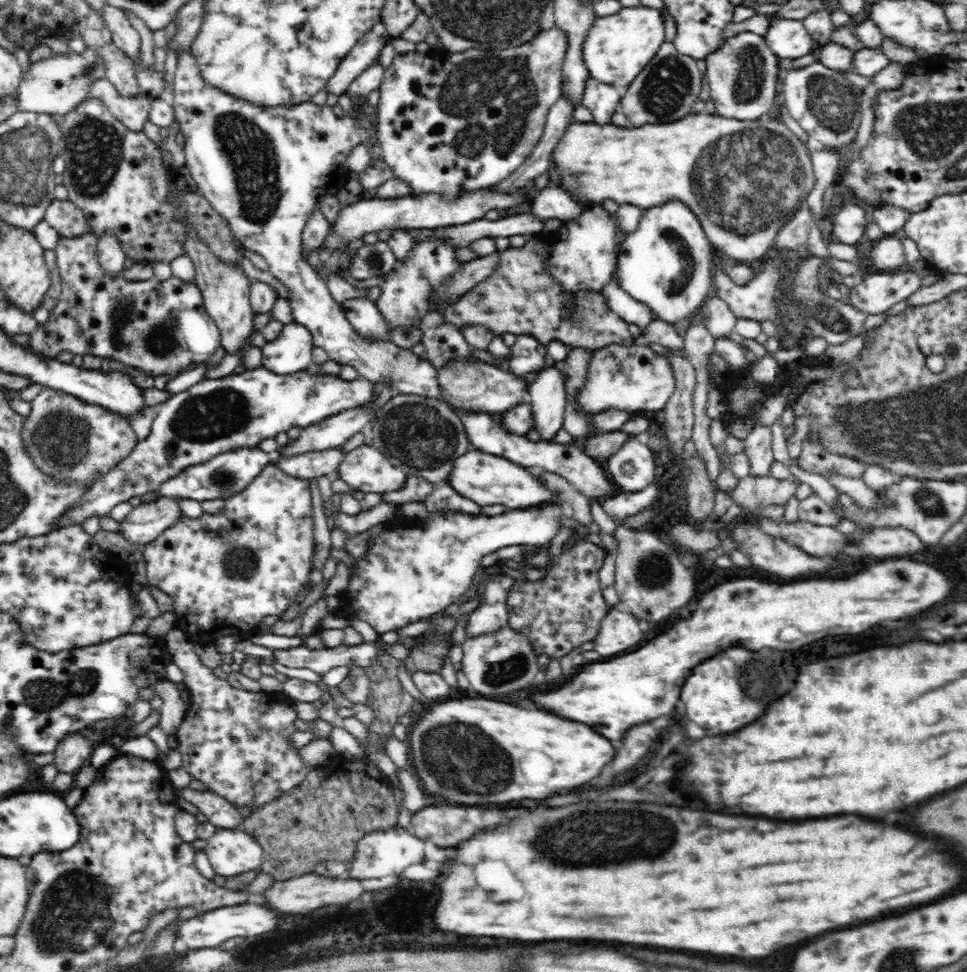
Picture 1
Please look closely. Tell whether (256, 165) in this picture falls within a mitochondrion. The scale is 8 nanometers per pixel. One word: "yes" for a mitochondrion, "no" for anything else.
yes

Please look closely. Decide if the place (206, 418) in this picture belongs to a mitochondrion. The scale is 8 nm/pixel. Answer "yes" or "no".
yes

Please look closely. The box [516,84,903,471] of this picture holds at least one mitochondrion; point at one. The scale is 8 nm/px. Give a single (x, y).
(748, 180)

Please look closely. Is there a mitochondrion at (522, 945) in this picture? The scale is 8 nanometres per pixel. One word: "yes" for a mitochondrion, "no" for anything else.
no

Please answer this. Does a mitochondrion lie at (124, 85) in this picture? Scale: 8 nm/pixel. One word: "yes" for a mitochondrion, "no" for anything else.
no

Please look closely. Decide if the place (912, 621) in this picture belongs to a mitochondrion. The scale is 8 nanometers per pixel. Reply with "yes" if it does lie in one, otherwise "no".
no

